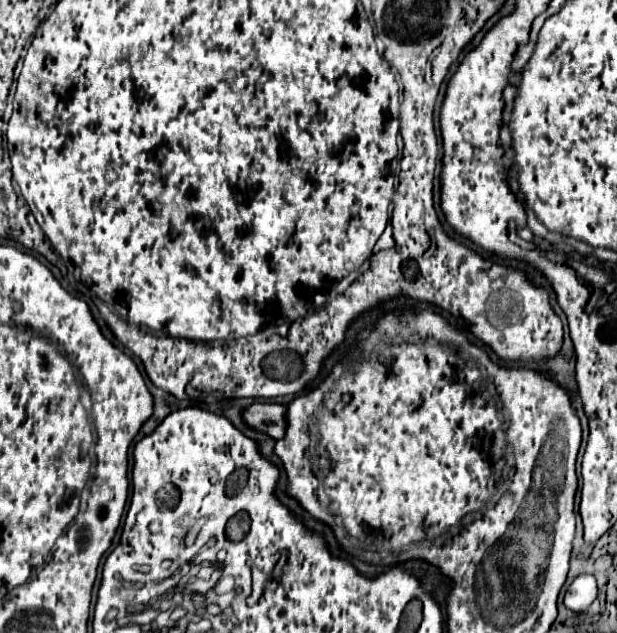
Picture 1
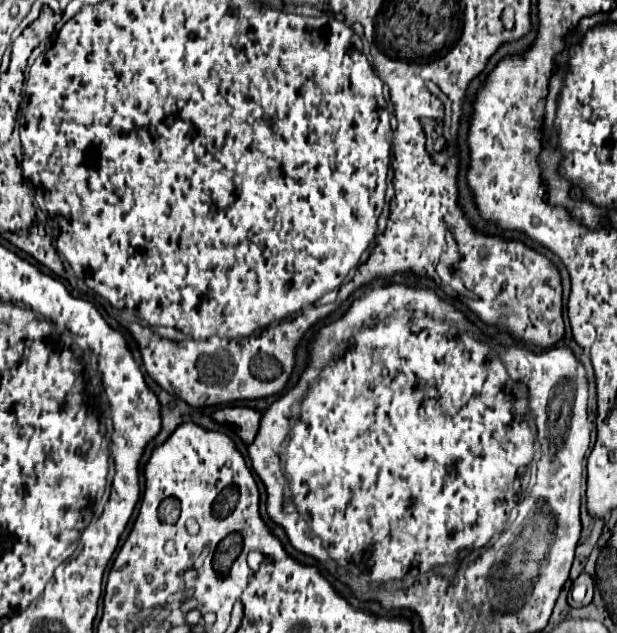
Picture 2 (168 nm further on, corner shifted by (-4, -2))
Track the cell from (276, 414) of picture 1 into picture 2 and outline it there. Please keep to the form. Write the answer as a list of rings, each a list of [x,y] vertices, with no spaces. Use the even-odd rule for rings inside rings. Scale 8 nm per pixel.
[[[226,406],[218,408],[212,418],[218,424],[232,424],[238,430],[238,436],[242,438],[244,444],[252,444],[256,434],[258,434],[258,424],[260,424],[260,412],[252,408],[242,408],[242,406]]]

